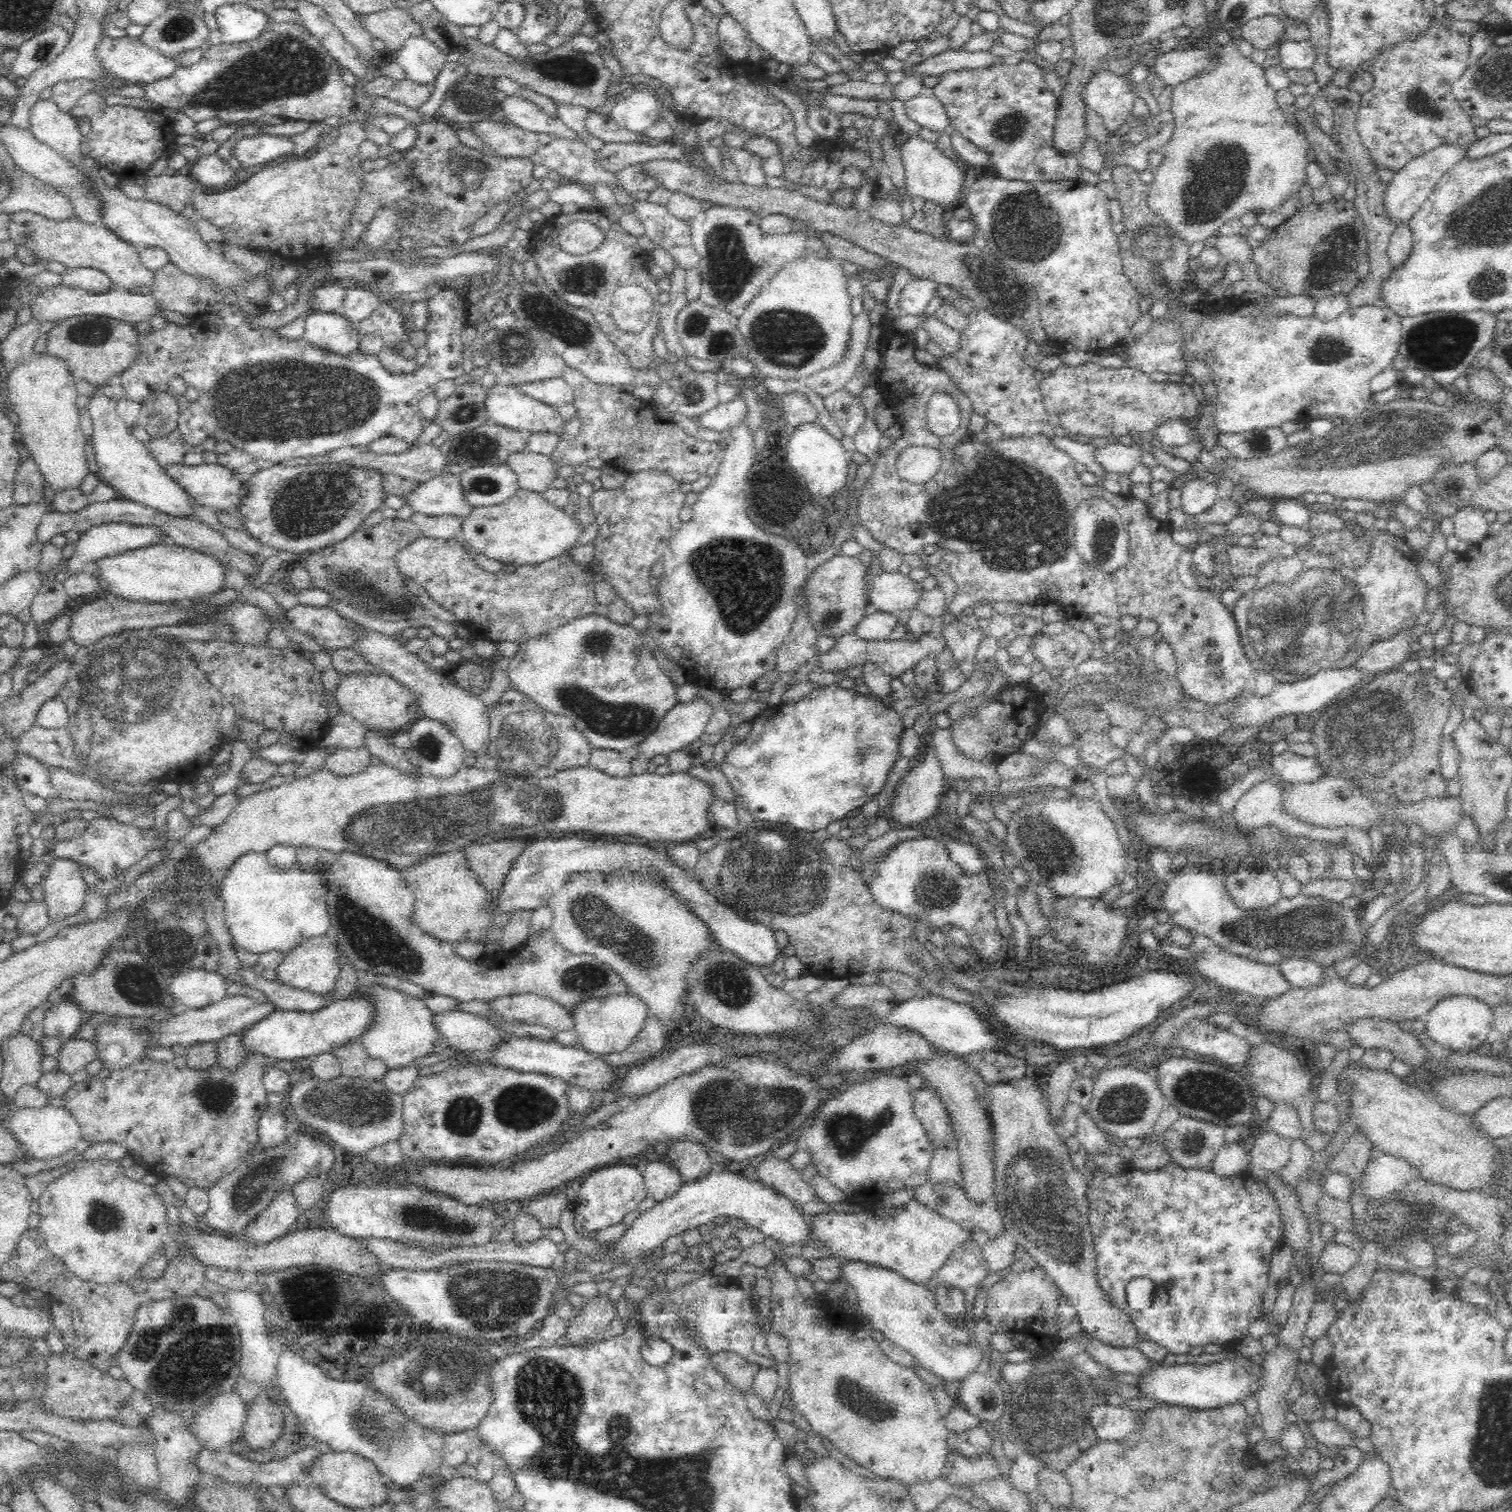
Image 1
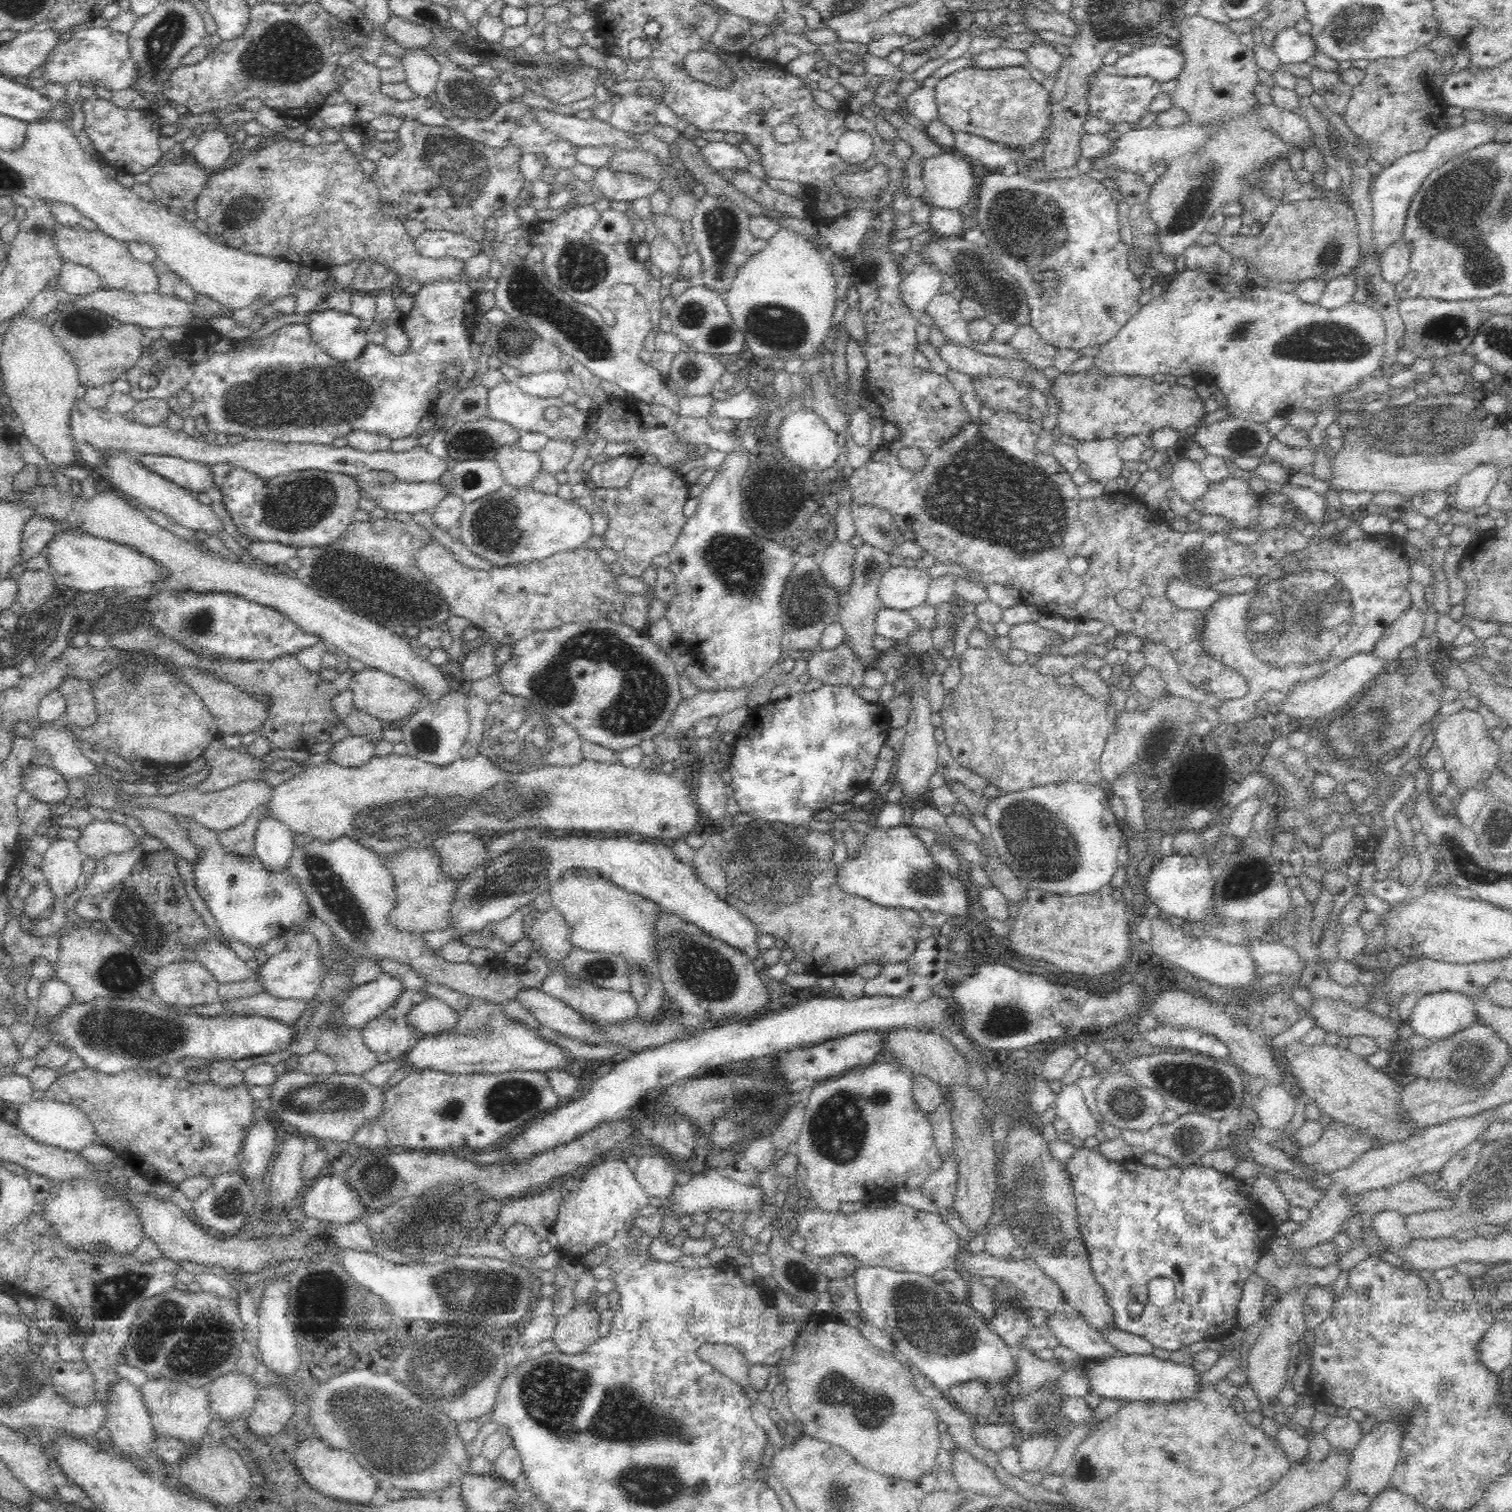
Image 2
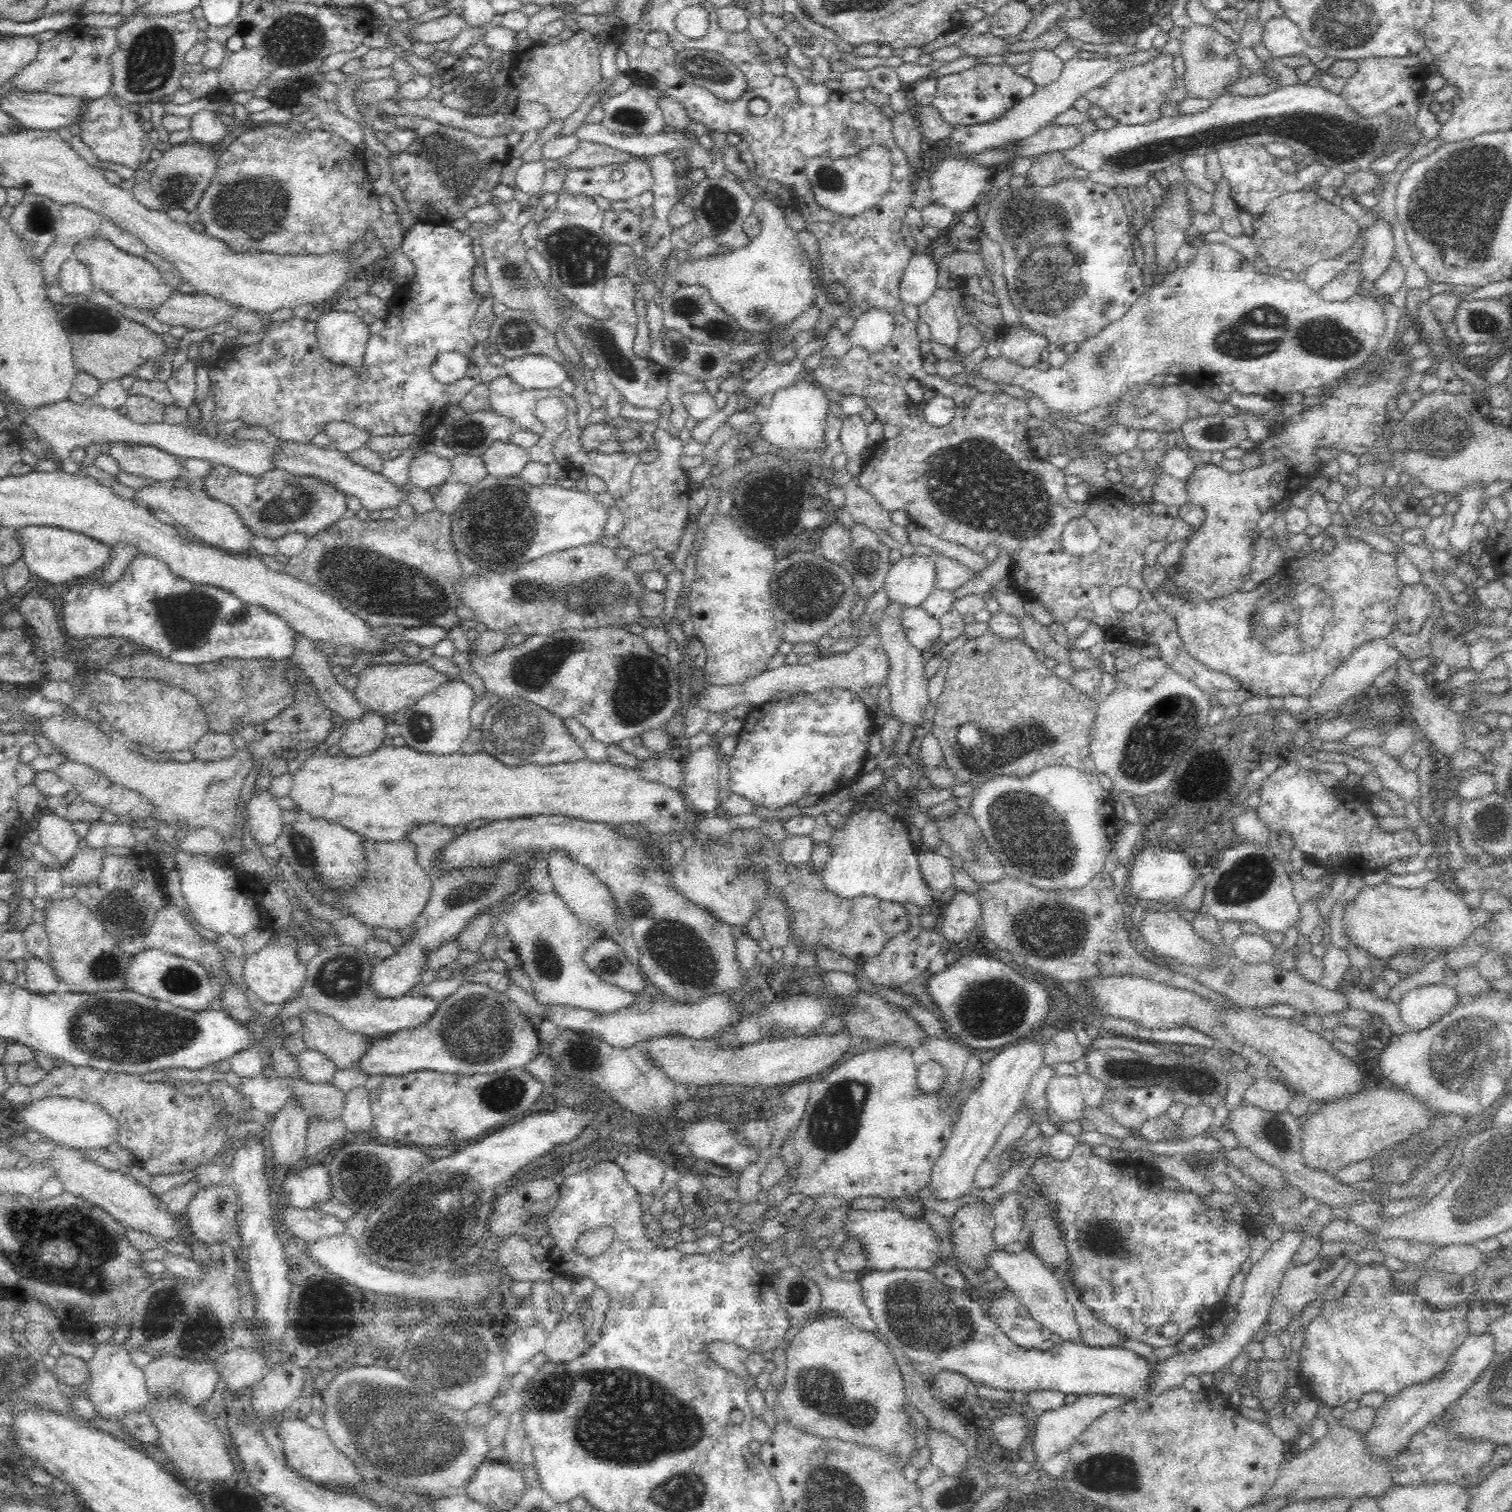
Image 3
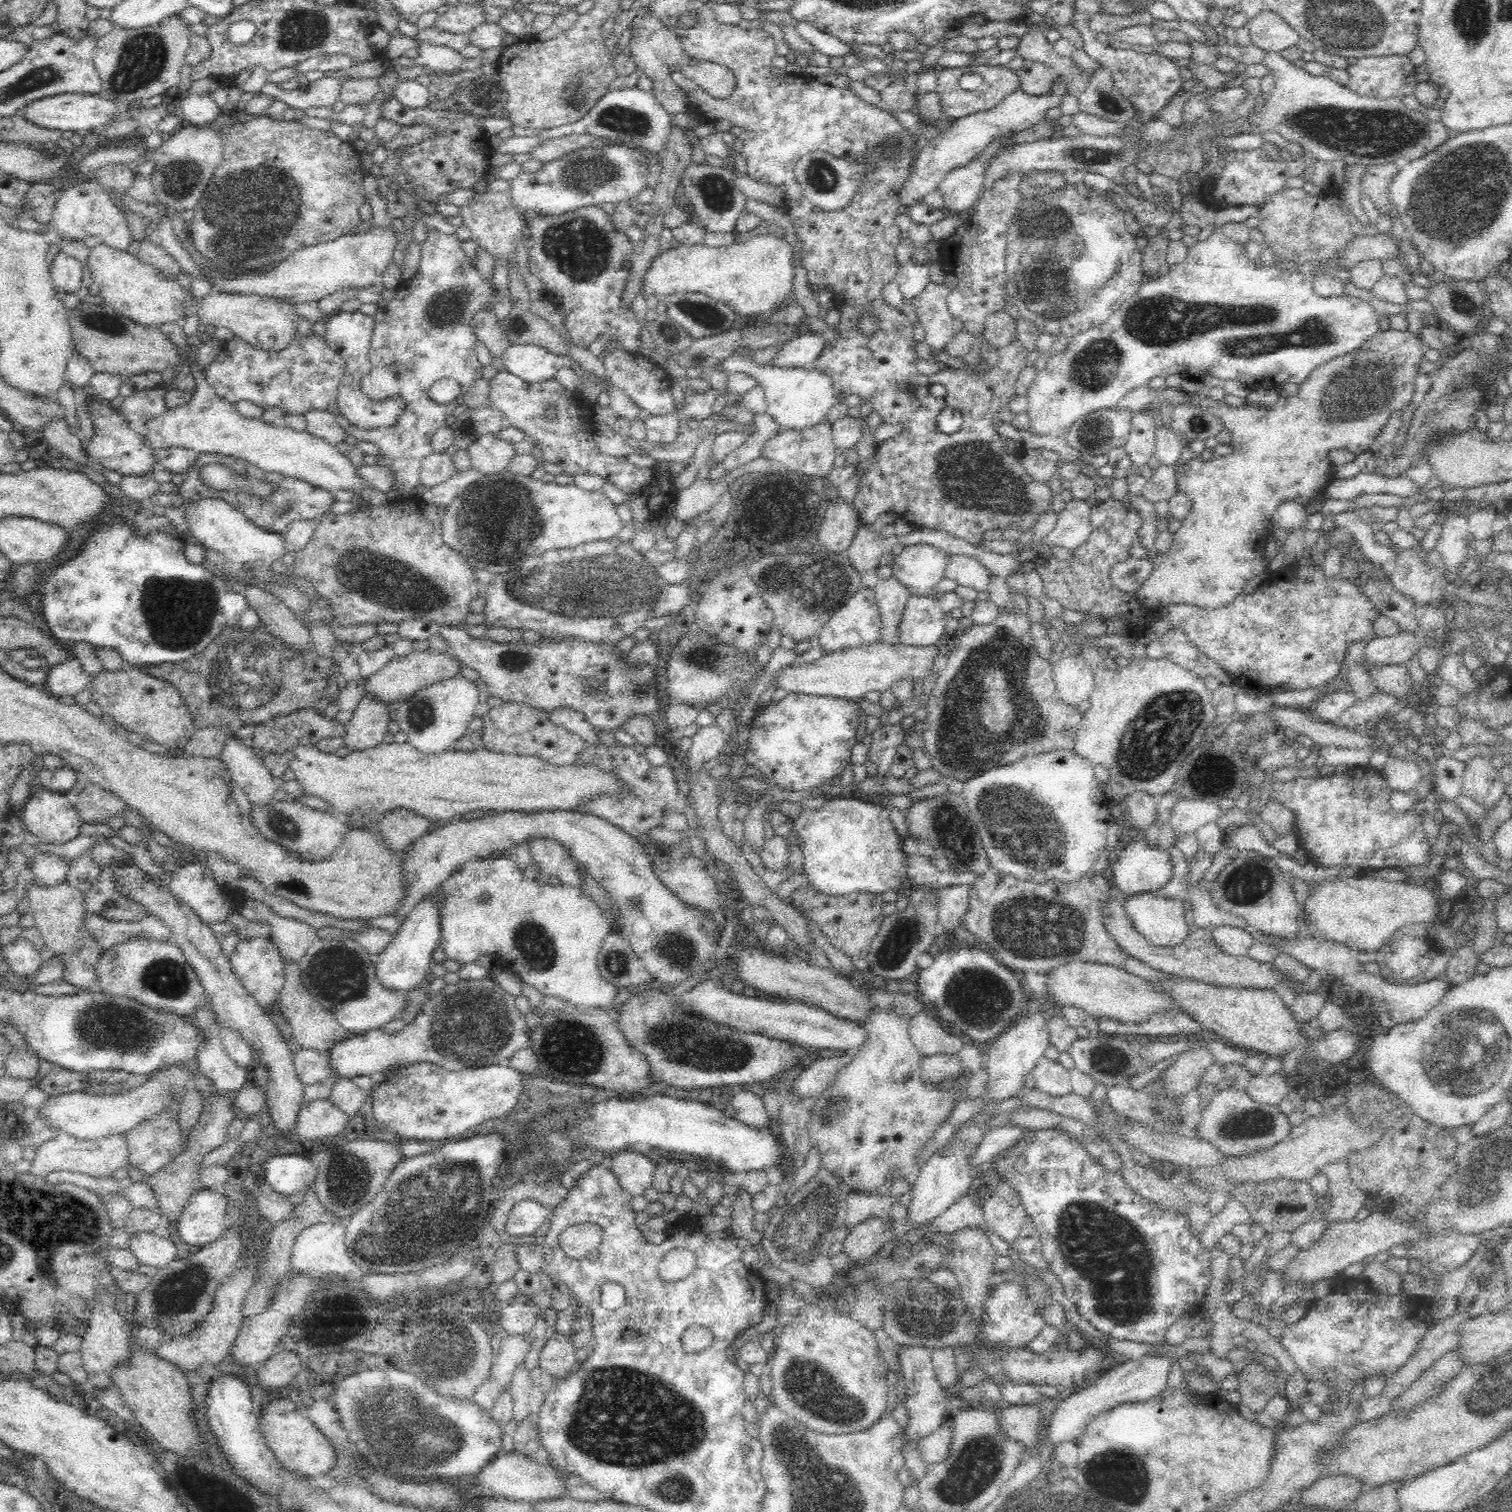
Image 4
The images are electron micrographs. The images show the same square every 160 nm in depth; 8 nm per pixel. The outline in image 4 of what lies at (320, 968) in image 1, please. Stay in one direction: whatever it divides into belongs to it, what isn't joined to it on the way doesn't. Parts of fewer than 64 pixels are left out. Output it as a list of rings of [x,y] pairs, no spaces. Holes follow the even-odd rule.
[[[266,937],[241,938],[234,951],[229,956],[229,966],[233,975],[240,981],[241,986],[253,1000],[266,1008],[271,1009],[280,994],[283,985],[282,953],[272,940]]]

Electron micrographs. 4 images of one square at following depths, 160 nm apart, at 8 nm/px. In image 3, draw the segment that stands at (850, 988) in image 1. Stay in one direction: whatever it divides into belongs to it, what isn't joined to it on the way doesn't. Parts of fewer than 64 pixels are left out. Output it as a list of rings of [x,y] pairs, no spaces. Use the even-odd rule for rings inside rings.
[[[910,926],[905,931],[899,932],[895,937],[888,939],[880,952],[873,954],[862,965],[862,977],[864,982],[876,986],[890,988],[897,991],[900,986],[908,982],[914,982],[914,979],[922,972],[926,972],[930,961],[936,954],[944,952],[946,941],[940,933],[940,930],[928,930],[924,926]]]

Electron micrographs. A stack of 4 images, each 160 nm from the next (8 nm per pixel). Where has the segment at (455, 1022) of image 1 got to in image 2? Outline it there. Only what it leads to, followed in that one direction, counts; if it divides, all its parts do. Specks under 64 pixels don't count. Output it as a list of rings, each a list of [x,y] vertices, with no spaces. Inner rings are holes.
[[[428,997],[408,1010],[406,1022],[412,1030],[424,1034],[438,1034],[447,1031],[455,1025],[456,1015],[454,1008],[442,1000]]]

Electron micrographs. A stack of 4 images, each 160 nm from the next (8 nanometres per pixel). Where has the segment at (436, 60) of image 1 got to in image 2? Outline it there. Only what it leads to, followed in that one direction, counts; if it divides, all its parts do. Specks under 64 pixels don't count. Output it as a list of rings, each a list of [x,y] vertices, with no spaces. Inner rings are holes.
[[[422,48],[409,50],[400,60],[404,63],[406,84],[419,97],[433,97],[439,77],[439,64]]]

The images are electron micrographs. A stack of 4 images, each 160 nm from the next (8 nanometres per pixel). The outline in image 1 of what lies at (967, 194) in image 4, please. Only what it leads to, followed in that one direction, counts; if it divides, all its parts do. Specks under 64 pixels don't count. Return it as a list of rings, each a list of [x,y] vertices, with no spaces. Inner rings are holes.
[[[920,136],[905,137],[906,141],[902,145],[901,157],[905,170],[905,198],[902,200],[902,217],[906,223],[908,217],[914,214],[912,209],[912,198],[920,197],[930,203],[948,208],[959,205],[960,194],[965,179],[965,170],[962,170],[963,163],[958,164],[956,159],[952,159],[943,153],[934,143],[922,139]]]

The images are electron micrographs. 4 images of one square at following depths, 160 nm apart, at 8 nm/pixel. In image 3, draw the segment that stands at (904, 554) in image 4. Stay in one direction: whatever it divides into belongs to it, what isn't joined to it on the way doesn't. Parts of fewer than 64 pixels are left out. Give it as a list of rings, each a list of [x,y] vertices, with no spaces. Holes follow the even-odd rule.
[[[916,552],[902,557],[896,563],[892,564],[887,572],[884,586],[888,600],[896,601],[905,607],[922,605],[928,598],[928,595],[935,587],[936,565],[935,559],[930,555],[919,556]]]

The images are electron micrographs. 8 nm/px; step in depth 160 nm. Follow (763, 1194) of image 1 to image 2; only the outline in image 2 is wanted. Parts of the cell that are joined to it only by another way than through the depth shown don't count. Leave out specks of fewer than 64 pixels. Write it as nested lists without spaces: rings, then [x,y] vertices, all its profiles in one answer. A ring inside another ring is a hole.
[[[712,1168],[710,1172],[706,1172],[706,1175],[692,1176],[692,1178],[683,1184],[683,1186],[676,1186],[674,1192],[668,1196],[669,1202],[664,1203],[667,1208],[671,1208],[675,1214],[679,1217],[705,1214],[713,1209],[719,1211],[729,1210],[732,1212],[744,1212],[748,1210],[749,1214],[754,1210],[760,1210],[766,1202],[763,1200],[763,1192],[760,1186],[757,1184],[739,1184],[735,1180],[724,1178],[719,1174],[716,1168]]]

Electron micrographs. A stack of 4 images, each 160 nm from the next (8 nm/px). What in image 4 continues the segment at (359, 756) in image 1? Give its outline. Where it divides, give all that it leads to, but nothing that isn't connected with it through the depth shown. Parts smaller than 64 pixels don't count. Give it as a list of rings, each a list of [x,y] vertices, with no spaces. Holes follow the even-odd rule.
[[[365,693],[360,698],[354,715],[347,720],[344,738],[346,747],[358,751],[384,743],[385,735],[389,732],[388,724],[392,719],[387,704]]]

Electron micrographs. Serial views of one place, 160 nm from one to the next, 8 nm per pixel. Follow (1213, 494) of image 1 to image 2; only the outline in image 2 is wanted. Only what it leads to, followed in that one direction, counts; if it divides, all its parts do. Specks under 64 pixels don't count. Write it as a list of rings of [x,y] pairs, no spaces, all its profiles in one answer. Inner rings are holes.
[[[1182,456],[1174,462],[1169,478],[1176,494],[1189,504],[1205,493],[1209,483],[1202,472],[1201,463]]]

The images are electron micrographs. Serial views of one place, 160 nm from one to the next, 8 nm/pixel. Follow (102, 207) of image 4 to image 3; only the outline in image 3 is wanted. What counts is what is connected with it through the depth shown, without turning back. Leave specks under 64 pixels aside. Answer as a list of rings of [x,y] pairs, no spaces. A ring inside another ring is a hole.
[[[76,203],[63,204],[61,212],[55,226],[55,238],[44,256],[43,264],[43,276],[45,279],[45,288],[52,285],[59,284],[60,266],[73,257],[74,248],[82,241],[93,238],[94,236],[100,236],[107,239],[116,246],[116,248],[132,254],[134,256],[143,257],[148,248],[136,237],[134,234],[127,232],[124,228],[117,226],[112,220],[109,220],[104,214],[95,212]]]

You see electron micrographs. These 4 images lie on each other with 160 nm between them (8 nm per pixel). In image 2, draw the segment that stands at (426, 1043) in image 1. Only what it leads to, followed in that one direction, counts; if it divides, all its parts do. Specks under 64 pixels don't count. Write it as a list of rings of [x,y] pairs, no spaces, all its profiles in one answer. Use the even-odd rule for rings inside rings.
[[[404,990],[390,1008],[362,1028],[362,1041],[376,1053],[379,1063],[396,1060],[425,1035],[424,1032],[412,1030],[406,1022],[406,1016],[412,1005],[428,997],[429,994],[424,990]]]

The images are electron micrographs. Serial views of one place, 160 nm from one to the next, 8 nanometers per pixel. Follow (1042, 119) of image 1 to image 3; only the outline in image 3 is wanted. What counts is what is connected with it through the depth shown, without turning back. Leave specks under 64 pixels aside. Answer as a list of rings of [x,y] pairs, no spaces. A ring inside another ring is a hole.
[[[1006,63],[976,64],[970,69],[937,79],[933,103],[944,121],[952,126],[976,124],[995,119],[1014,101],[1027,97],[1034,89],[1036,88],[1028,77],[1016,73],[1014,67]]]

